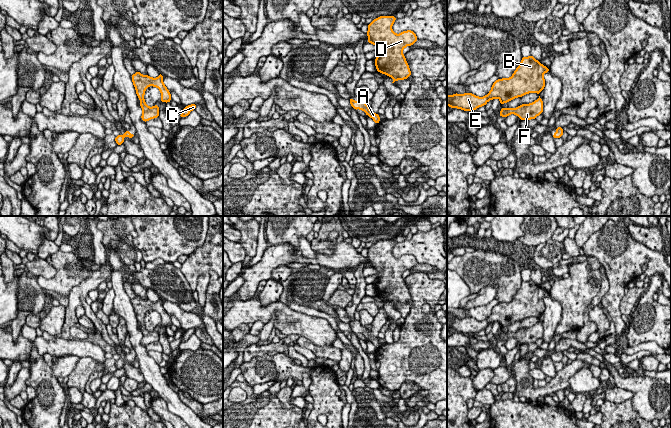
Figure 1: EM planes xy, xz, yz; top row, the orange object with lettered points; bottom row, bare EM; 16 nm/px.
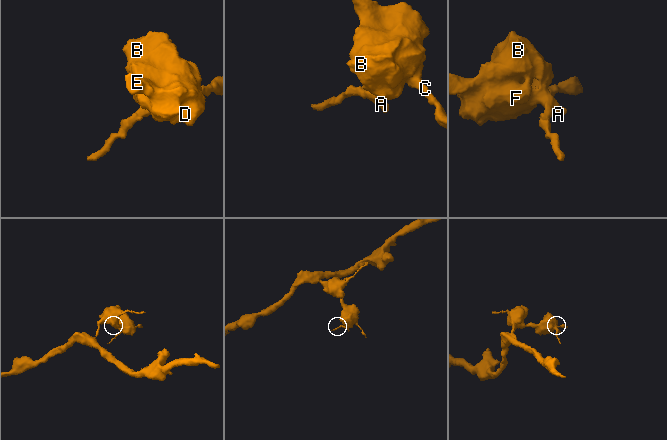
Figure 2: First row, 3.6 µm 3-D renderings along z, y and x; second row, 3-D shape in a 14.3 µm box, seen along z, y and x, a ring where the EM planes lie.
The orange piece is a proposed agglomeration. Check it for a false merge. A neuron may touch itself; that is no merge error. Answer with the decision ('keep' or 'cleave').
keep

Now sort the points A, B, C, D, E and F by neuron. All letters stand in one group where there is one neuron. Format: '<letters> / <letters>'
A B C D E F

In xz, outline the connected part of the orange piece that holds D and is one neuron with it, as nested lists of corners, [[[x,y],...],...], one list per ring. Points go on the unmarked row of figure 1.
[[[381,240],[368,248],[367,266],[374,268],[378,281],[374,283],[377,296],[393,301],[393,306],[411,300],[409,289],[402,275],[417,265],[415,256],[408,254],[395,258],[392,249],[397,242]]]

